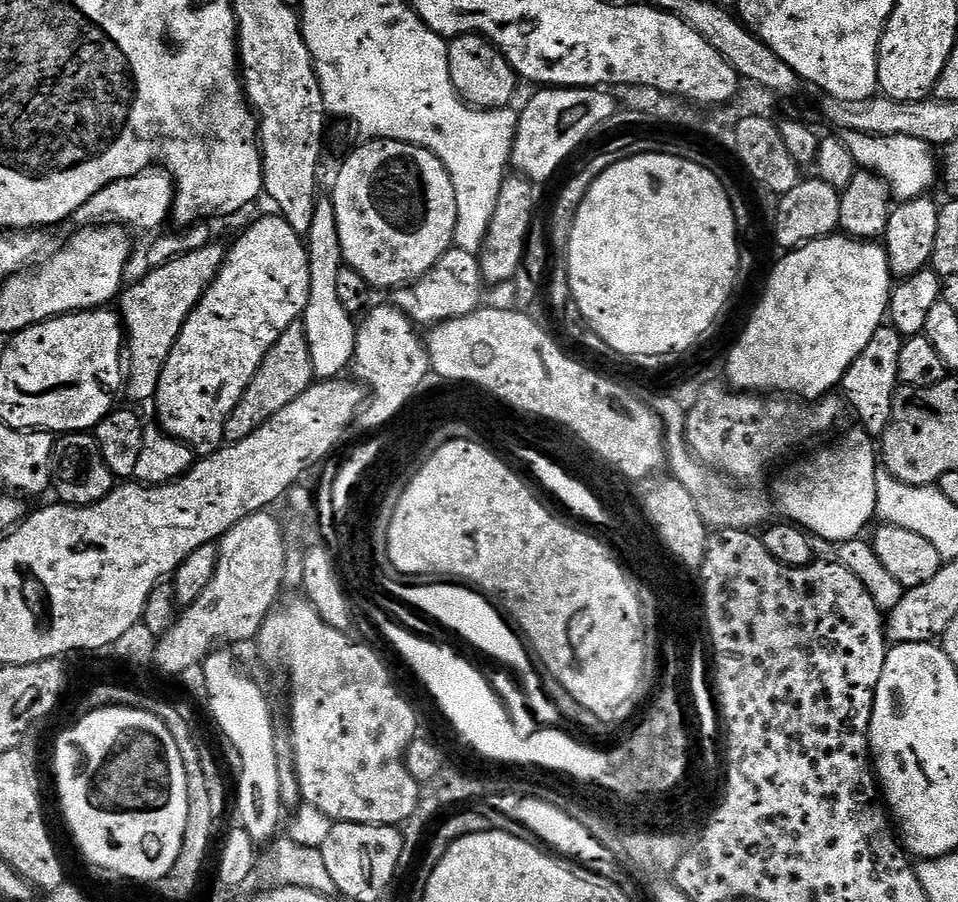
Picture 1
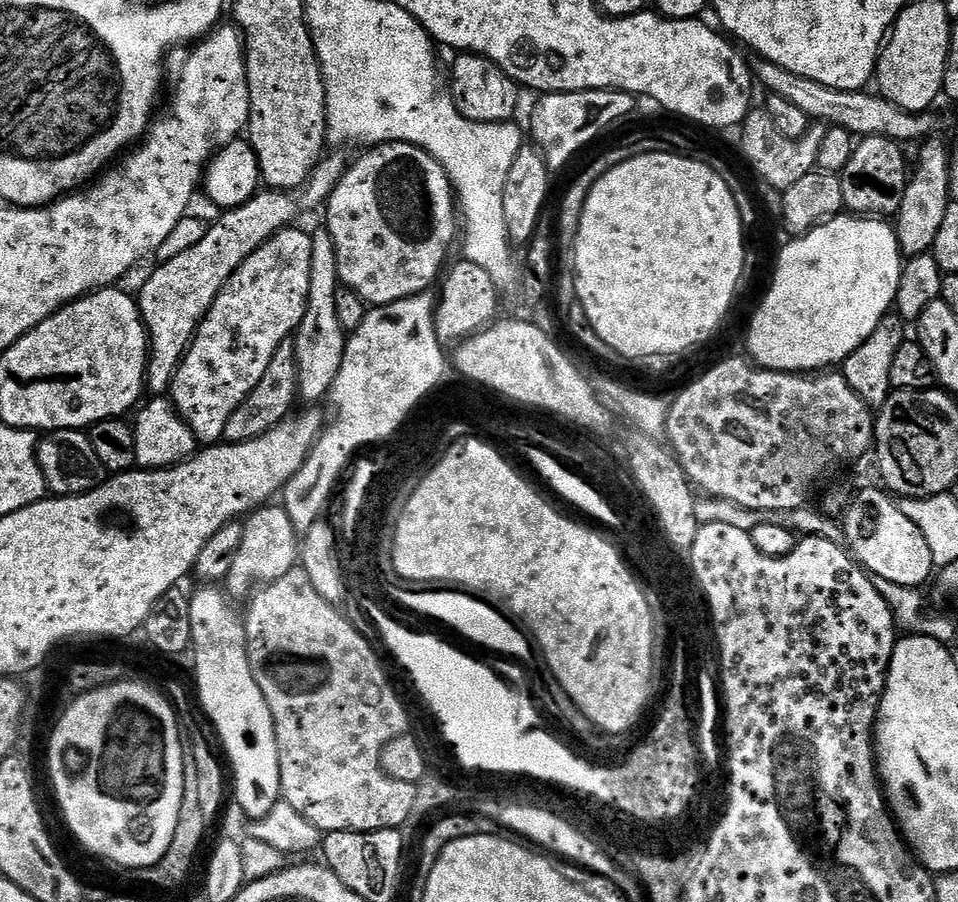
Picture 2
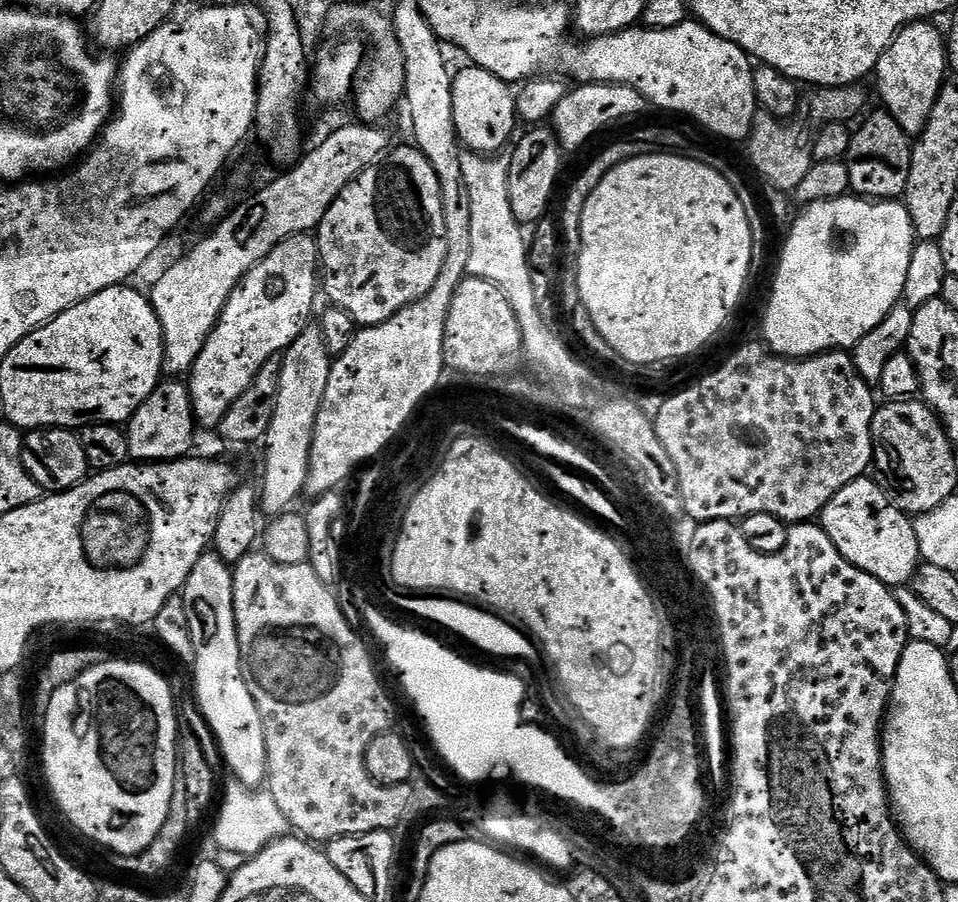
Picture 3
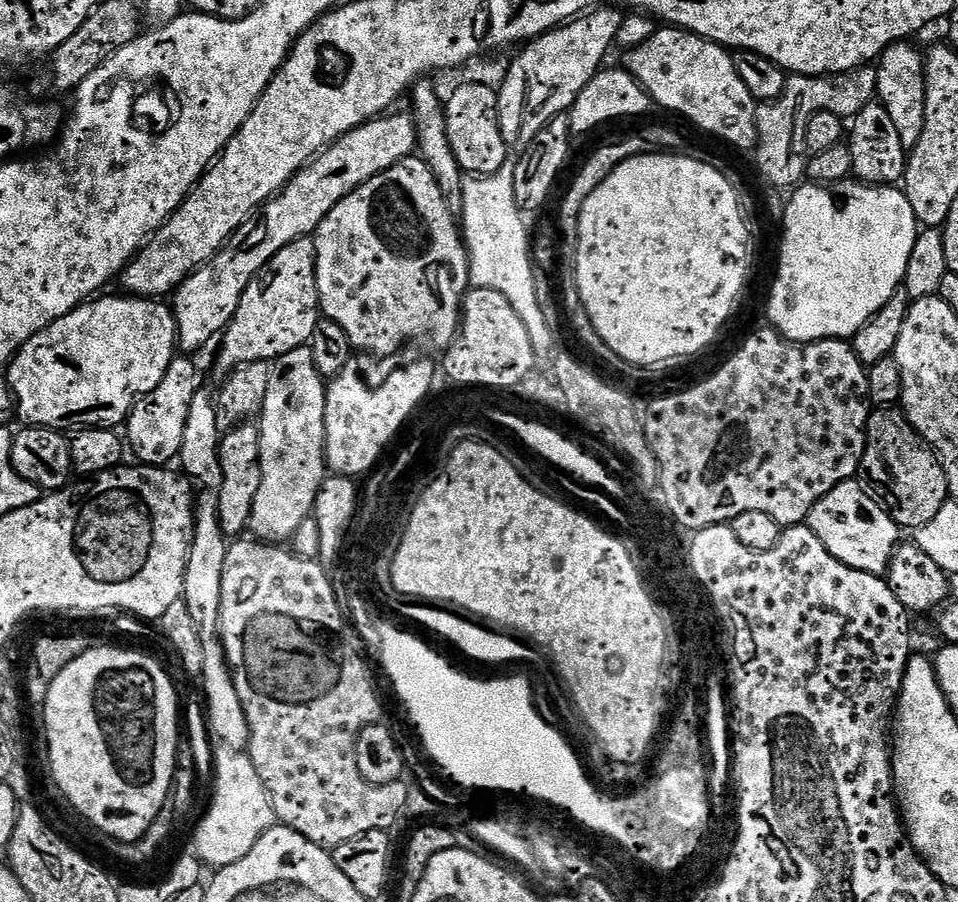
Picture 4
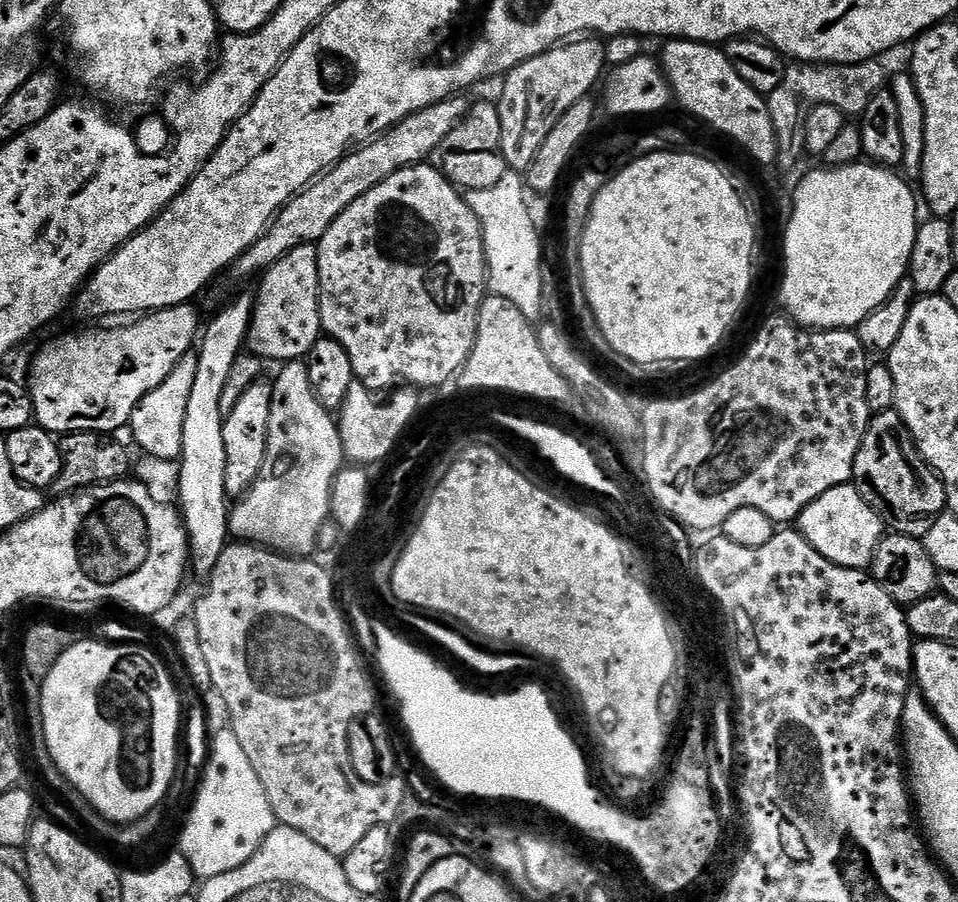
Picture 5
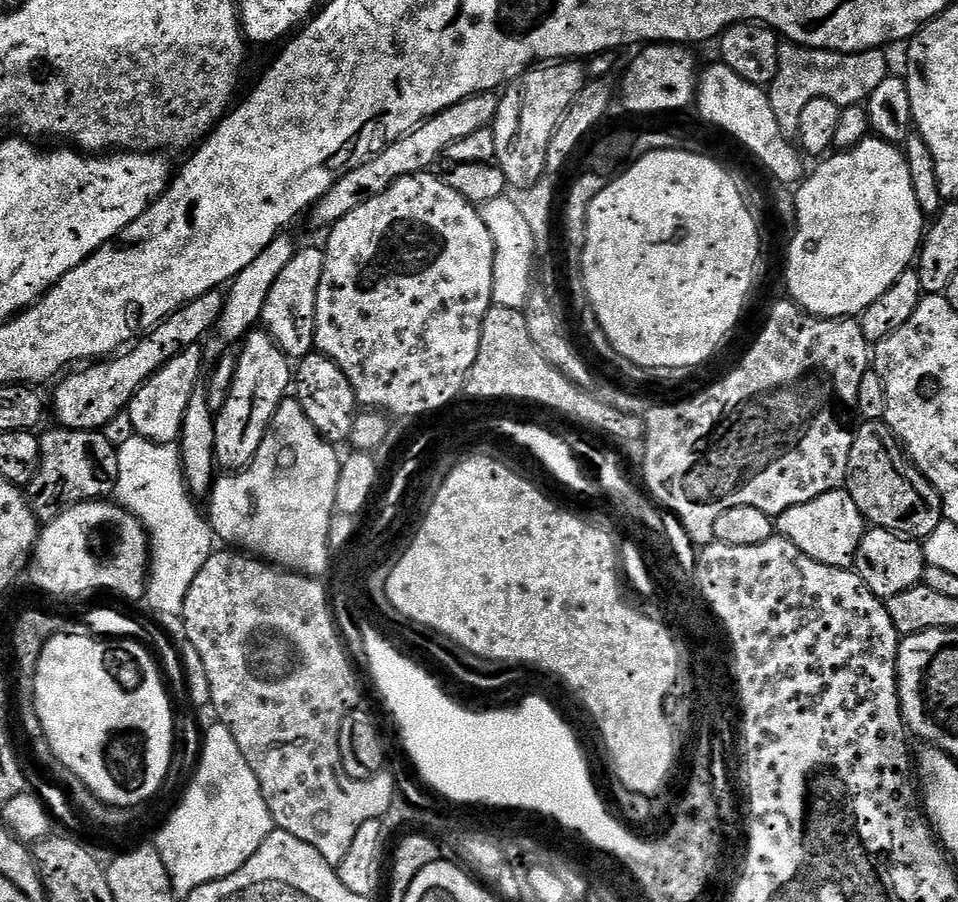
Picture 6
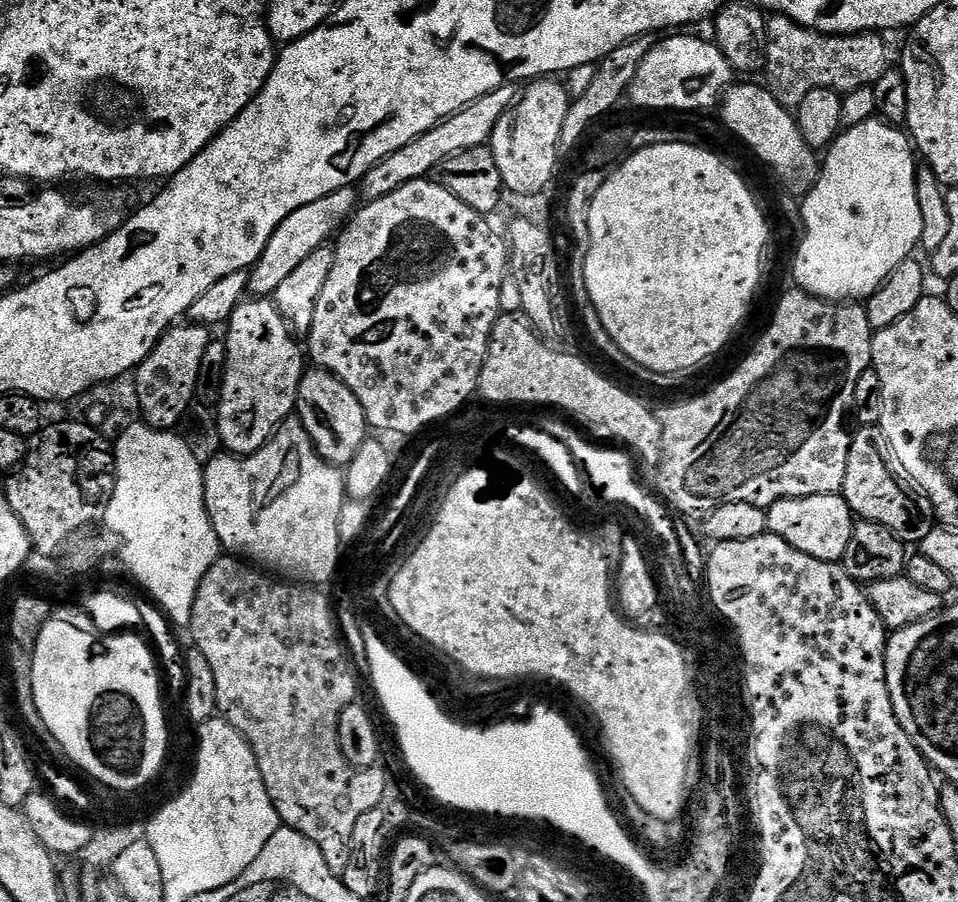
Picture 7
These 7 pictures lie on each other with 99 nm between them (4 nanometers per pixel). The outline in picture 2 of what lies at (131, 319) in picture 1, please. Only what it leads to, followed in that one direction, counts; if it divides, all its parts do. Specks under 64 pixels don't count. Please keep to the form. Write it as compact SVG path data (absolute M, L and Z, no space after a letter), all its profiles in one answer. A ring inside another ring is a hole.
M340 150L331 154L325 155L317 164L299 194L257 191L242 206L229 208L220 214L198 246L190 246L190 250L178 254L178 258L170 258L156 266L160 268L154 269L152 277L141 286L138 291L140 317L148 331L148 371L144 373L144 382L153 397L163 397L171 389L180 361L196 335L196 327L204 321L205 314L212 309L214 298L218 298L218 294L228 285L228 279L236 273L241 262L276 232L295 225L300 207L316 208L319 204L321 207L336 189L350 160Z

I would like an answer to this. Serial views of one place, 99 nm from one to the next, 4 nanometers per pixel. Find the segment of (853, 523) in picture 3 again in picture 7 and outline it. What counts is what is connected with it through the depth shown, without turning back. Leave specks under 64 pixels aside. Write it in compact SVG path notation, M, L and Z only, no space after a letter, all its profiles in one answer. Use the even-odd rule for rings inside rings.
M843 495L786 498L774 502L766 511L768 532L790 542L794 550L802 554L810 554L810 558L818 558L831 564L843 561L854 523L853 510L846 503Z

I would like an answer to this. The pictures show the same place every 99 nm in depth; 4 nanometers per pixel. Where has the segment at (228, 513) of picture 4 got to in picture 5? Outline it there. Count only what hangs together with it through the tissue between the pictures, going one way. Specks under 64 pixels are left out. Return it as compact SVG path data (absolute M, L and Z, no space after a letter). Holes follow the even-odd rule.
M261 378L238 398L238 406L230 410L230 414L224 418L222 430L222 443L226 445L226 494L229 498L239 498L252 489L252 483L258 478L258 474L264 465L266 458L266 442L268 441L268 427L270 426L270 402L272 401L272 385L267 379Z

